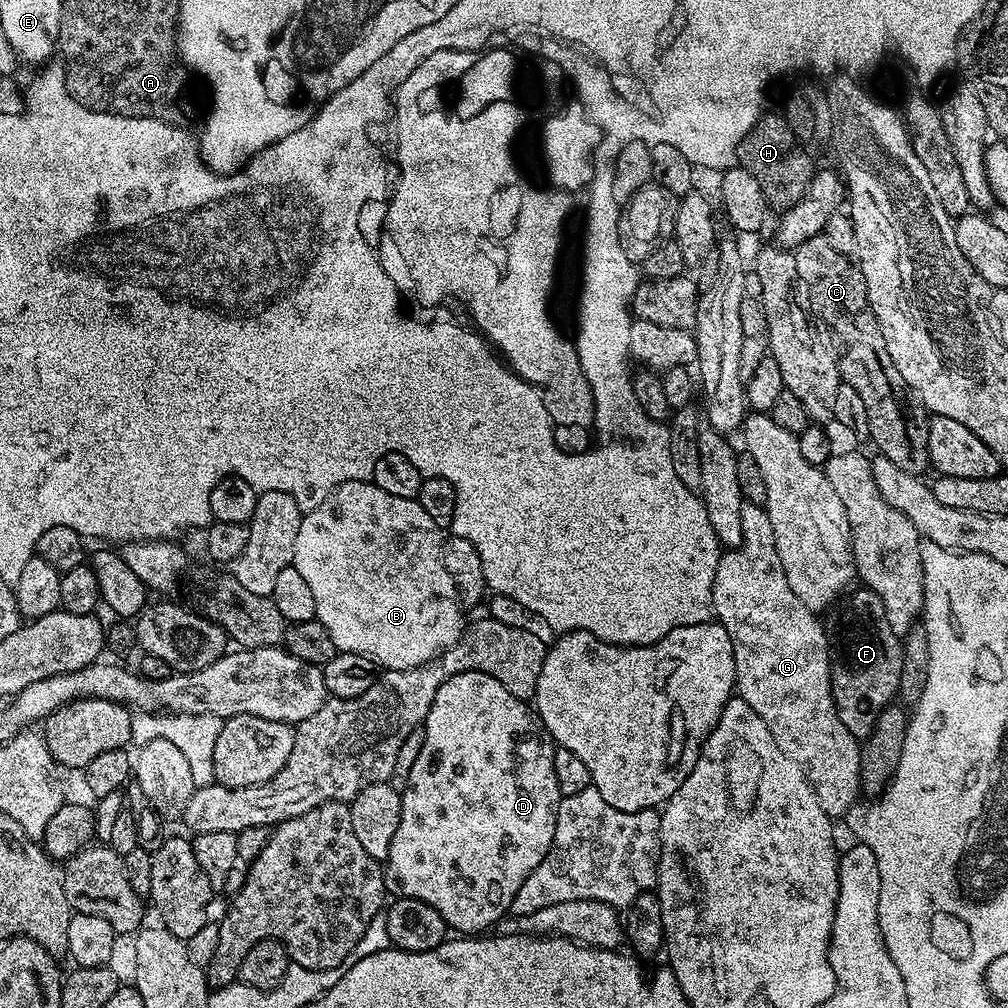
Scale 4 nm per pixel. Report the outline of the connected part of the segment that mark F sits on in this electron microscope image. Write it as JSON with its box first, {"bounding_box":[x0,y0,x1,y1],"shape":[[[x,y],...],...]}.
{"bounding_box":[826,586,902,738],"shape":[[[860,586],[827,609],[826,631],[832,661],[832,697],[842,726],[858,738],[867,738],[882,710],[897,699],[902,678],[901,637],[886,622],[886,606],[874,590]]]}

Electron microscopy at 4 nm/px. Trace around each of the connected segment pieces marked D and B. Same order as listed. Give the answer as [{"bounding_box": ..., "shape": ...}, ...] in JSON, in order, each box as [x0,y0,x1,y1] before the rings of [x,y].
[{"bounding_box":[383,672,562,934],"shape":[[[463,672],[454,674],[448,680],[438,686],[434,694],[434,702],[430,706],[428,716],[422,725],[424,730],[424,741],[422,750],[418,750],[418,758],[414,766],[410,766],[410,778],[406,782],[403,792],[400,794],[402,802],[402,814],[398,822],[398,830],[394,830],[394,842],[390,842],[390,854],[383,861],[384,869],[384,891],[389,897],[418,898],[418,902],[426,902],[442,914],[449,929],[458,931],[460,934],[484,934],[491,926],[499,925],[500,921],[509,915],[514,894],[530,878],[534,866],[538,866],[546,858],[550,846],[554,842],[554,826],[558,806],[562,799],[558,790],[558,778],[554,778],[554,750],[557,745],[549,732],[544,728],[544,723],[539,716],[525,701],[519,700],[515,694],[498,678],[490,678],[490,674],[481,672]]]},{"bounding_box":[291,480,466,672],"shape":[[[355,480],[338,486],[325,498],[322,506],[318,506],[313,512],[305,512],[301,515],[298,538],[294,542],[294,558],[291,567],[296,568],[298,574],[302,574],[304,581],[310,585],[310,591],[314,597],[316,619],[322,622],[322,626],[326,626],[326,631],[330,634],[330,639],[334,641],[337,652],[362,654],[373,660],[381,669],[390,672],[410,670],[430,662],[441,652],[454,646],[454,642],[458,642],[461,632],[466,627],[465,613],[462,611],[460,600],[456,596],[454,578],[450,578],[450,574],[442,562],[444,541],[445,537],[442,535],[441,528],[431,520],[430,514],[426,514],[426,510],[422,510],[419,500],[398,498],[398,494],[386,494],[386,490],[382,490],[371,480]]]}]

